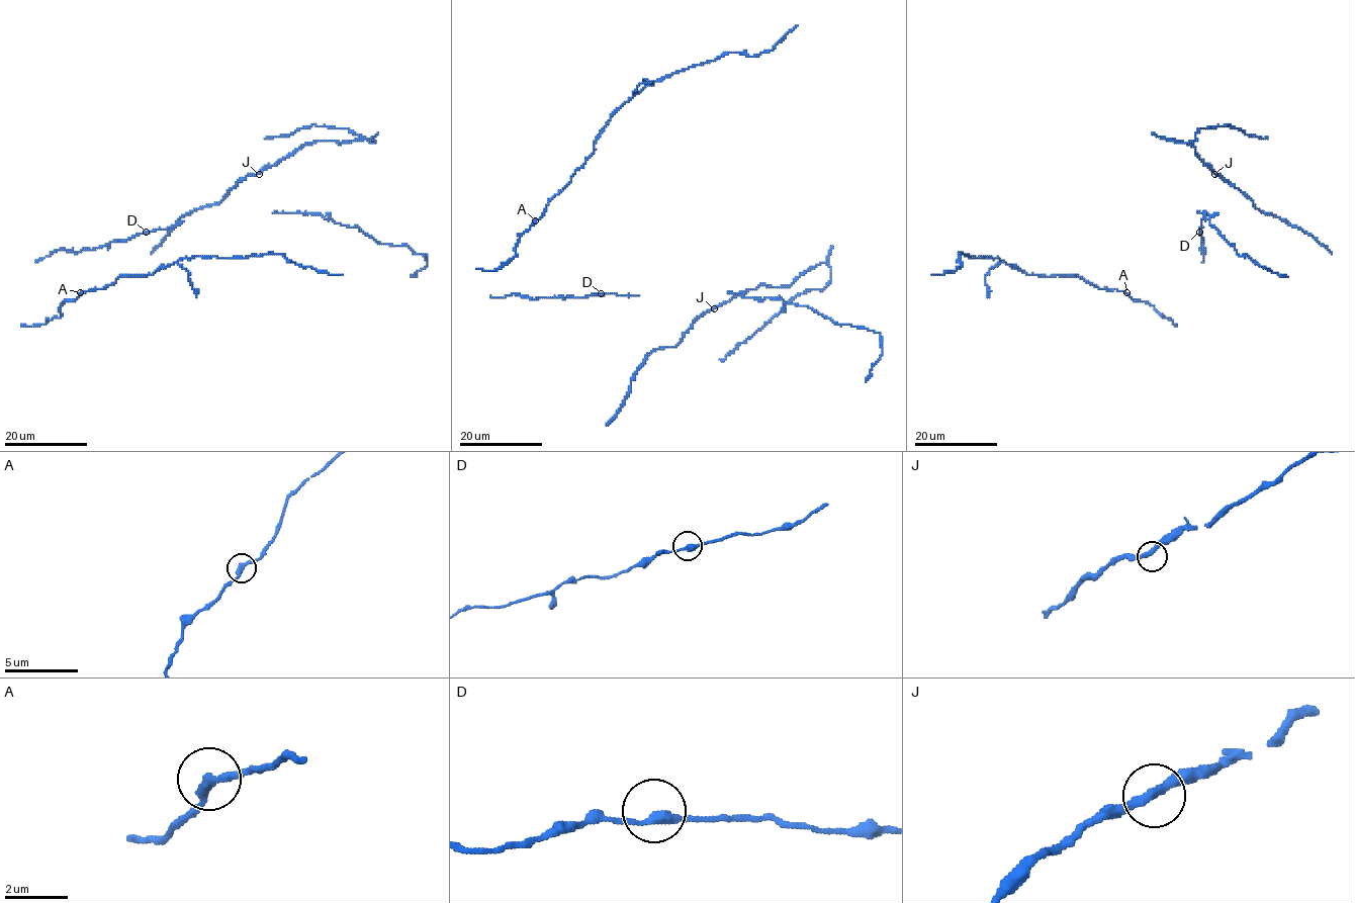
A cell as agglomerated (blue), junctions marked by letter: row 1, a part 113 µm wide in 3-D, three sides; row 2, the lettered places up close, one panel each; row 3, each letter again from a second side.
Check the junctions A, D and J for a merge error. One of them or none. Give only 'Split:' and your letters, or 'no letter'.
Split: no letter

